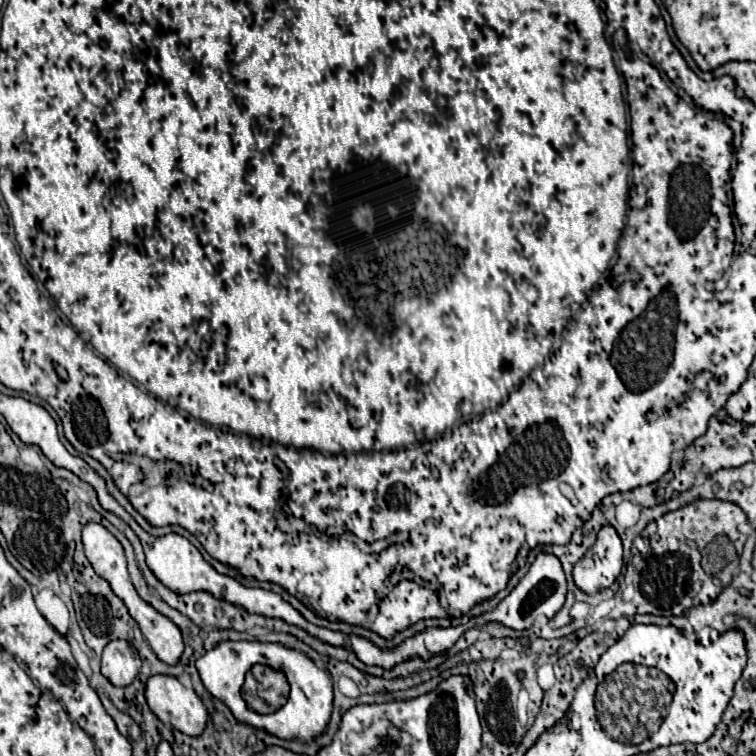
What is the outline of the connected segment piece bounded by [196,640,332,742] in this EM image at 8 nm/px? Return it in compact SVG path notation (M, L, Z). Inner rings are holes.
M218 642L212 650L208 650L202 658L196 660L196 668L200 672L200 678L206 686L206 690L222 700L232 714L238 720L244 720L244 724L252 724L254 728L264 728L266 732L272 732L280 738L296 738L296 740L312 740L314 736L322 734L332 712L332 676L328 670L318 668L312 658L308 658L300 650L286 648L284 644L270 644L270 642ZM254 664L268 664L270 668L286 674L290 684L290 696L288 702L276 710L274 714L260 716L256 712L250 712L246 708L246 702L240 698L240 688L244 684L246 672Z

